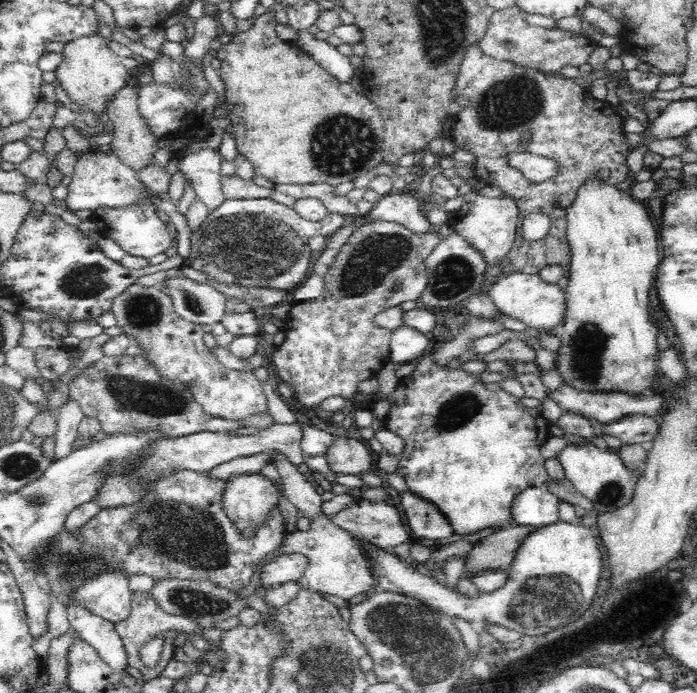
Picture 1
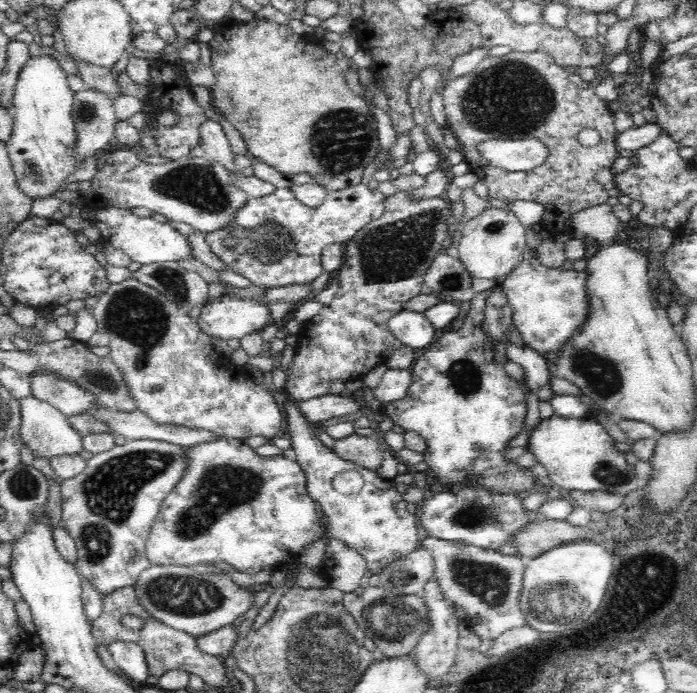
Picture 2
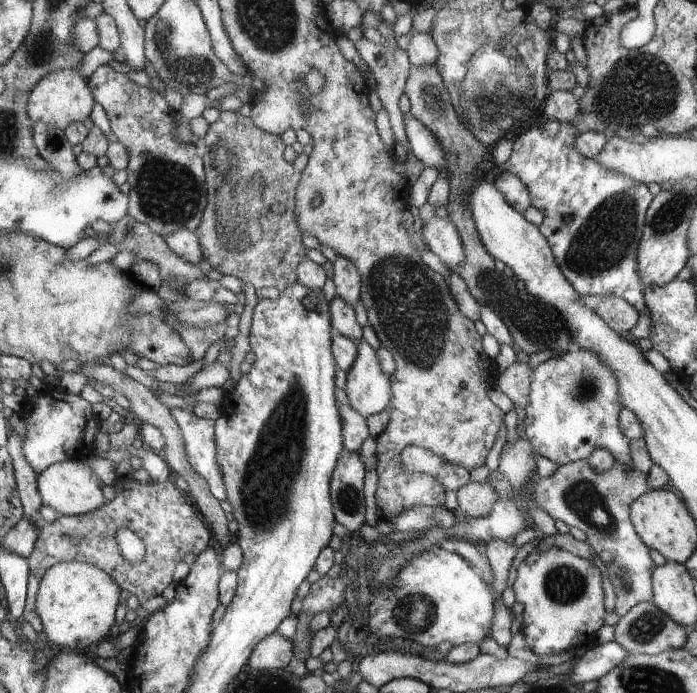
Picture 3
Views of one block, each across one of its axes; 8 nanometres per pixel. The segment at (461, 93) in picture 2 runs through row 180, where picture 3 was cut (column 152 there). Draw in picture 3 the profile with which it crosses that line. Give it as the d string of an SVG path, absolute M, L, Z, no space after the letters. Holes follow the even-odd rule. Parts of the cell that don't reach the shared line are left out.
M113 478L111 480L116 489L116 496L110 502L106 502L97 511L89 512L83 515L59 515L58 518L52 522L44 522L41 526L41 531L35 547L28 557L29 567L31 568L31 575L29 576L29 590L28 602L25 606L23 615L24 626L28 631L34 634L43 631L41 618L38 616L35 604L37 600L37 592L39 591L40 582L46 571L55 564L61 561L78 561L81 563L88 563L95 565L99 569L105 570L117 583L119 587L126 589L126 595L134 594L138 598L139 609L141 604L144 604L148 598L162 594L162 590L172 582L172 572L176 565L186 554L191 552L195 555L207 550L208 542L210 542L211 528L208 523L203 520L201 514L192 506L192 501L186 493L176 488L176 485L171 478L164 482L152 482L150 484L141 484L135 479L129 478ZM119 528L129 528L135 532L140 540L145 544L145 557L139 565L131 565L131 562L123 557L121 548L115 539L117 530Z

